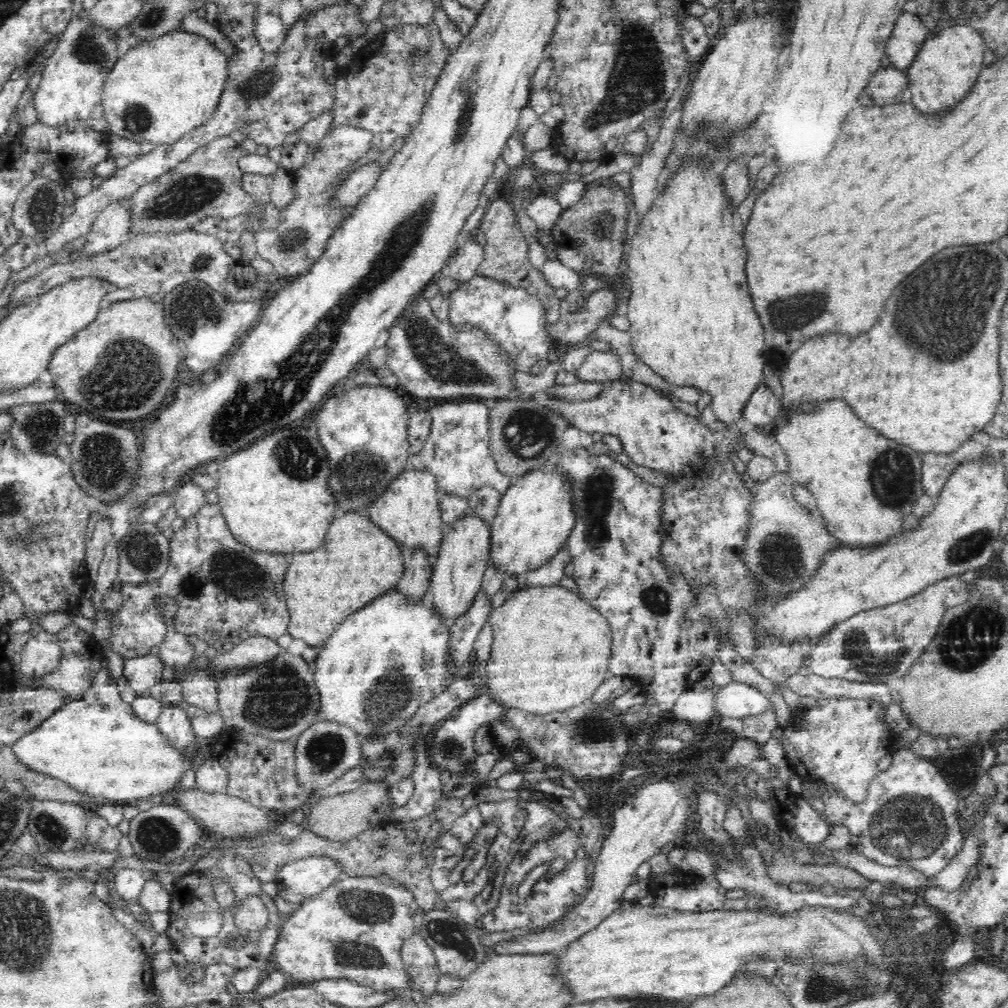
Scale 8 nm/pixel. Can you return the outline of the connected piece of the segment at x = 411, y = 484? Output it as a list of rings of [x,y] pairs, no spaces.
[[[409,465],[394,478],[392,484],[388,484],[384,488],[384,492],[380,496],[377,496],[376,500],[372,500],[372,504],[368,504],[366,511],[368,517],[376,526],[384,528],[383,531],[388,533],[388,536],[399,541],[399,545],[403,548],[405,564],[411,560],[414,548],[423,548],[432,558],[432,565],[434,566],[444,528],[447,528],[450,524],[454,524],[456,520],[460,520],[469,510],[469,501],[466,498],[462,498],[457,494],[440,494],[436,477],[428,469],[413,468]]]

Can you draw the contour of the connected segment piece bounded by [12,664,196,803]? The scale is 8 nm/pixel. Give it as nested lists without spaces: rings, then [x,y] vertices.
[[[106,664],[97,672],[91,688],[82,699],[58,708],[37,729],[12,743],[16,758],[25,767],[64,780],[72,788],[77,788],[88,796],[103,796],[110,800],[127,800],[132,803],[178,790],[182,774],[194,768],[192,758],[196,745],[176,748],[175,744],[160,732],[156,722],[146,721],[138,716],[130,703],[122,701],[117,683],[110,677],[109,669],[105,666]]]

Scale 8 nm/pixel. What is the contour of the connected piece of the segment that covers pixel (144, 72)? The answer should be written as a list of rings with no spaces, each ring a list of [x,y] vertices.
[[[176,30],[165,34],[164,36],[156,37],[152,40],[144,40],[139,42],[135,47],[132,47],[124,54],[120,60],[116,61],[112,72],[108,76],[106,86],[104,86],[104,98],[101,104],[104,107],[104,117],[110,125],[110,133],[114,133],[121,138],[128,140],[134,140],[135,142],[152,143],[158,145],[175,144],[178,140],[181,140],[187,132],[194,130],[200,126],[203,126],[212,120],[212,116],[215,116],[216,110],[220,105],[220,100],[224,94],[224,88],[226,88],[229,74],[229,57],[227,57],[214,43],[207,38],[200,36],[196,33],[184,32],[182,30]]]

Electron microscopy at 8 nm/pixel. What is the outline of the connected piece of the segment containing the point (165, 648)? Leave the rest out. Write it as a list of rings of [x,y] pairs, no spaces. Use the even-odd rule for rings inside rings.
[[[174,627],[167,628],[165,641],[159,647],[159,657],[169,667],[182,669],[194,658],[194,645],[188,642],[186,634],[176,631]]]

